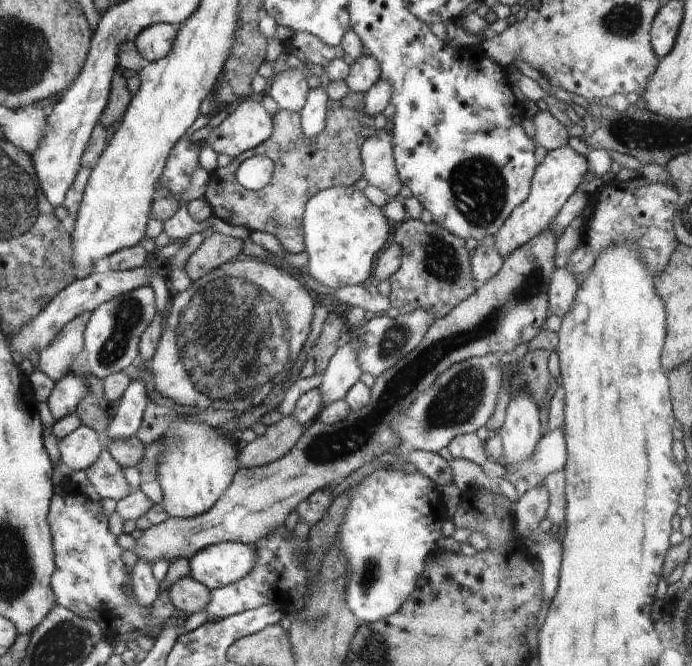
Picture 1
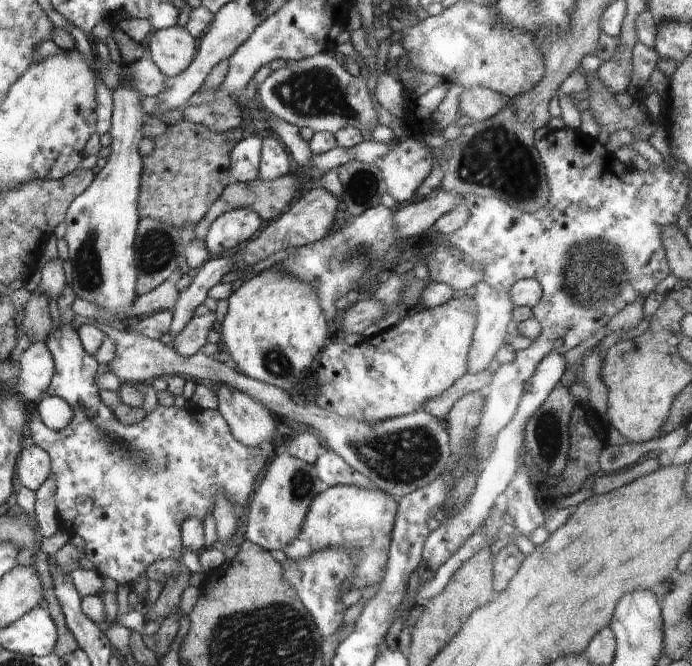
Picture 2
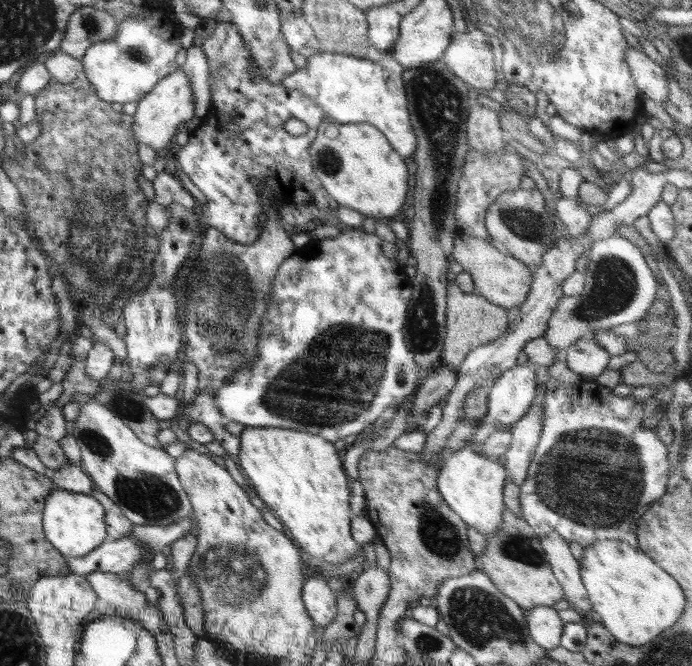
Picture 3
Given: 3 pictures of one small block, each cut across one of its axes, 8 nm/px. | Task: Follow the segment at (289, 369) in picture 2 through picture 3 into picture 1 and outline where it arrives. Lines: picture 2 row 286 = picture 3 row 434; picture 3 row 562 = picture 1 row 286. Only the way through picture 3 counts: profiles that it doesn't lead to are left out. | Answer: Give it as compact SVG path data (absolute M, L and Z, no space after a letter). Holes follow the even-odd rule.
M331 187L317 194L306 202L302 214L302 232L304 238L304 251L308 254L308 264L302 269L310 276L317 287L336 290L342 286L367 284L370 279L371 266L374 260L391 239L392 229L382 209L374 206L362 190L350 187Z

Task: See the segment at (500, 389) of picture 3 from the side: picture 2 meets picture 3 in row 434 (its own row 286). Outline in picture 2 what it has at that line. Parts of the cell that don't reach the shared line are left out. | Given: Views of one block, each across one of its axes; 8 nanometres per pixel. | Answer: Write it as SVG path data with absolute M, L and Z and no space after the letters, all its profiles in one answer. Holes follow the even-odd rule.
M483 280L475 284L471 295L475 302L477 321L468 353L466 373L478 374L478 372L486 371L490 362L494 360L496 352L503 345L507 345L508 333L506 327L511 318L513 304L509 299L509 293L500 293Z

